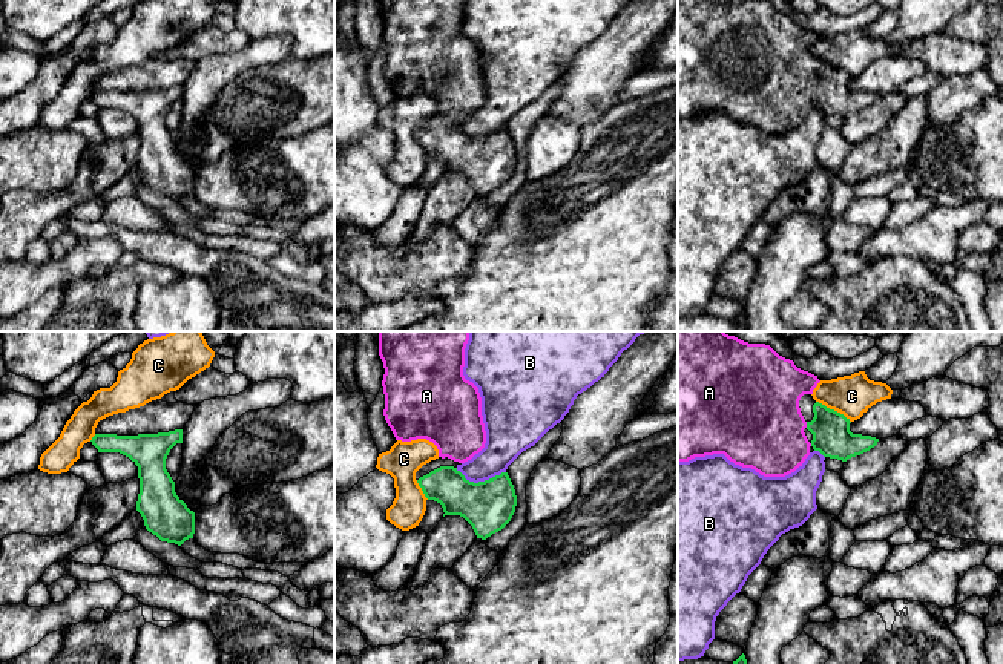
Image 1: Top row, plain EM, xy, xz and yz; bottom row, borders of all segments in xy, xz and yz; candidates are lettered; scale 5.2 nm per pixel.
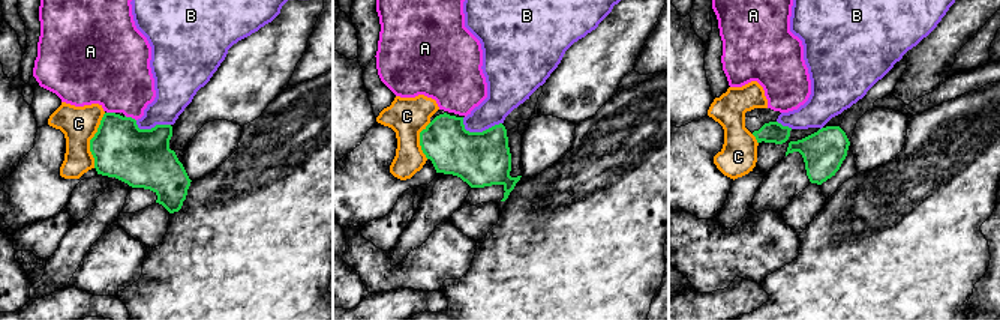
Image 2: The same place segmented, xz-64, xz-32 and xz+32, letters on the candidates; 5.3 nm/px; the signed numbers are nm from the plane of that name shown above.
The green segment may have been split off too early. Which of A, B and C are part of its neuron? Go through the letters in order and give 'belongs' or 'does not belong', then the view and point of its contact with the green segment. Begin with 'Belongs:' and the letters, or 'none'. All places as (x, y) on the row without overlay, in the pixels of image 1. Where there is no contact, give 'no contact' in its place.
Belongs: A
A: belongs; contact yz (807, 82)
B: does not belong; contact xz (480, 138)
C: does not belong; contact yz (833, 66)

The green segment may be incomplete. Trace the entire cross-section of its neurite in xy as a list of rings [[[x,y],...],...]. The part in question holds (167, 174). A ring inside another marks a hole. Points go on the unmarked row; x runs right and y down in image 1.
[[[183,86],[138,92],[95,90],[90,98],[98,109],[120,109],[138,123],[136,167],[149,189],[178,202],[193,195],[195,169],[176,152],[175,138],[166,126],[170,106],[183,100]]]

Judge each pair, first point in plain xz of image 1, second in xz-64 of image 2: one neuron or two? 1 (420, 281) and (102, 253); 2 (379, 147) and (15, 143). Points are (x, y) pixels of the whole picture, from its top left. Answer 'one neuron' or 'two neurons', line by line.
1: one neuron
2: two neurons

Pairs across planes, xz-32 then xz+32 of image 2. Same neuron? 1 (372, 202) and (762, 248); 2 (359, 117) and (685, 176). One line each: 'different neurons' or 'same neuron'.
1: different neurons
2: different neurons

